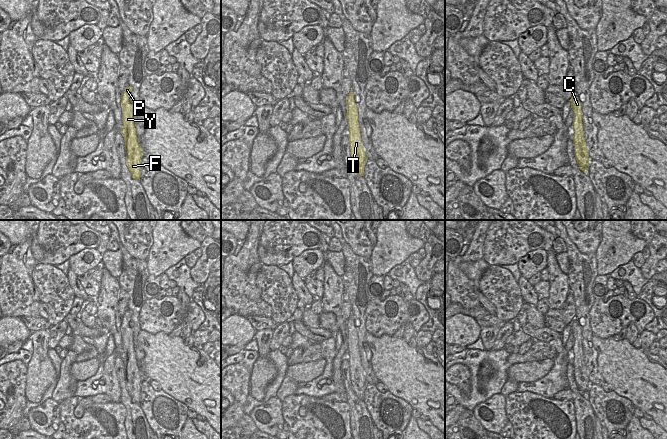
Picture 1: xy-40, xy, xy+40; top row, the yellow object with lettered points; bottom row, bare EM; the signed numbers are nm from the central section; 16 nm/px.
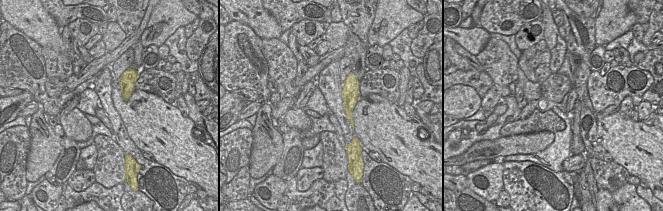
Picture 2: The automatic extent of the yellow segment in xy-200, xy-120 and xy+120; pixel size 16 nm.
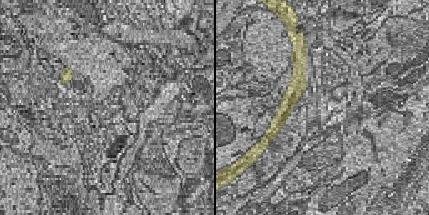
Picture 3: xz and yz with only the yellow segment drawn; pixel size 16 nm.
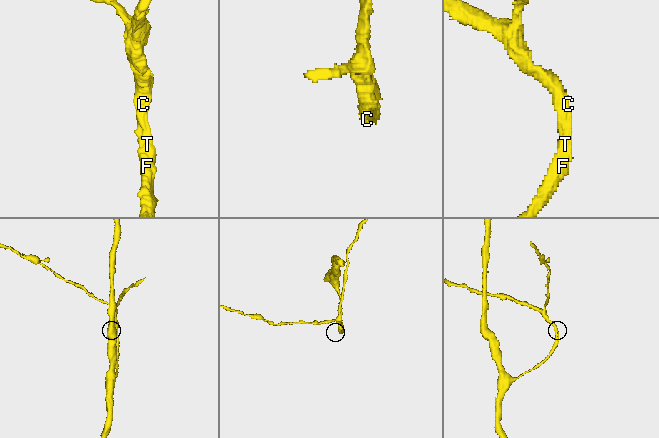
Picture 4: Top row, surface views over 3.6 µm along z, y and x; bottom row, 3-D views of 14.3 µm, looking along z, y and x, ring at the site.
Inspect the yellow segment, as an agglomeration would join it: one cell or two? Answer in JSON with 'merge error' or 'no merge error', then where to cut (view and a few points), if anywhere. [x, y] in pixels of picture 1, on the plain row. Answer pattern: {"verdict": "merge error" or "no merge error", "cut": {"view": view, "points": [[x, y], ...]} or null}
{"verdict": "no merge error", "cut": null}

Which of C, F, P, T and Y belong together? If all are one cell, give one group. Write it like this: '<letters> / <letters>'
C F P T Y

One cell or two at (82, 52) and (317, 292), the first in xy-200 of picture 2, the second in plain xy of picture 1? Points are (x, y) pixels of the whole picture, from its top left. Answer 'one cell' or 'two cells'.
one cell

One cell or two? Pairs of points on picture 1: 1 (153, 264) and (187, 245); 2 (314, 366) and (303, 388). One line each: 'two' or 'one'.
1: one
2: two

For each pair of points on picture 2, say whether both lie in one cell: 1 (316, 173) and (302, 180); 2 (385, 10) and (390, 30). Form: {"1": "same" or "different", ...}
{"1": "same", "2": "same"}

